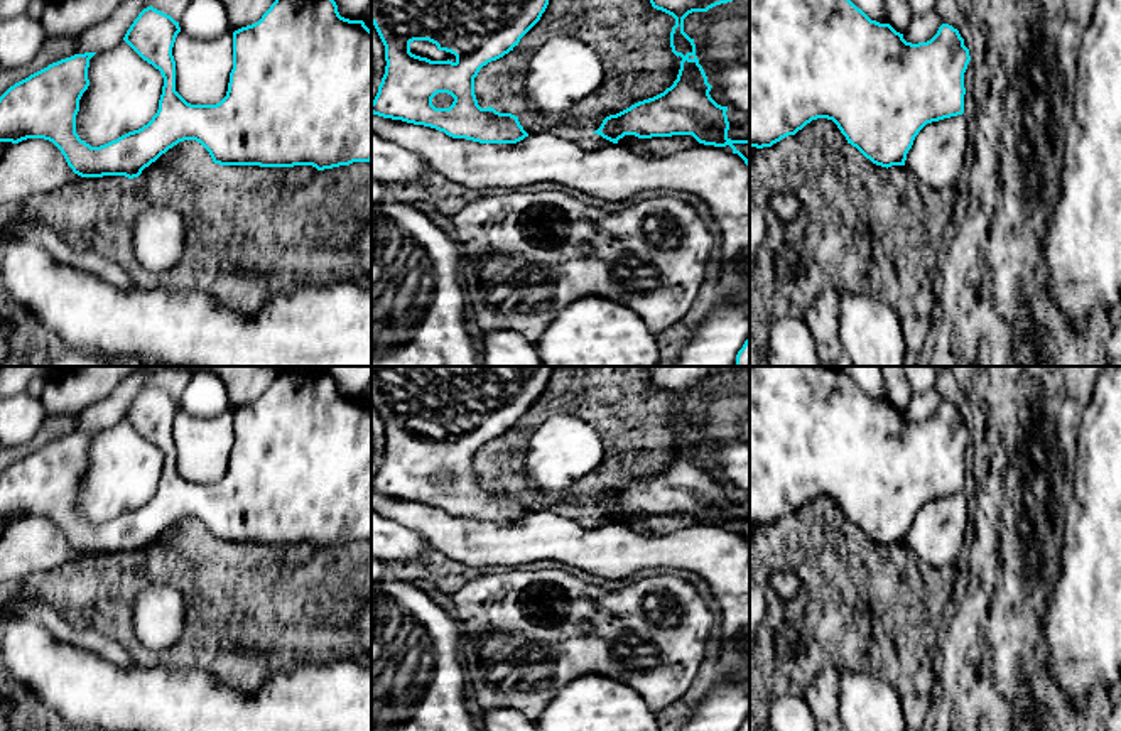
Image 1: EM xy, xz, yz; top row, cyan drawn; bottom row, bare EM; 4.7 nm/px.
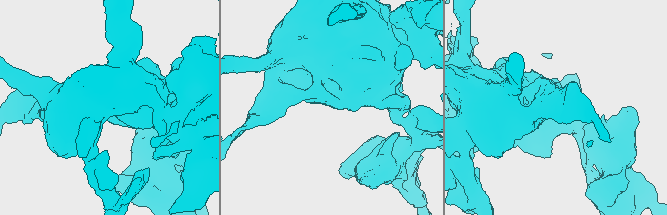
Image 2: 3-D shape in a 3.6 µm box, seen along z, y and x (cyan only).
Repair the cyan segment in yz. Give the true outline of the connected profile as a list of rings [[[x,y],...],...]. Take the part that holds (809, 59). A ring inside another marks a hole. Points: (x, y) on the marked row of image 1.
[[[750,0],[750,147],[772,147],[782,138],[795,135],[812,120],[827,118],[837,125],[848,143],[856,147],[873,164],[886,169],[891,165],[905,165],[915,137],[927,123],[964,113],[964,73],[969,61],[971,56],[964,46],[964,39],[959,30],[949,24],[942,24],[930,41],[912,44],[890,24],[871,20],[851,0]]]

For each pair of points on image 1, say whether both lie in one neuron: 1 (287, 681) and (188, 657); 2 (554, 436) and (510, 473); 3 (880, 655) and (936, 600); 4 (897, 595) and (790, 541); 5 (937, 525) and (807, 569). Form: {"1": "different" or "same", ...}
{"1": "different", "2": "same", "3": "same", "4": "same", "5": "different"}

